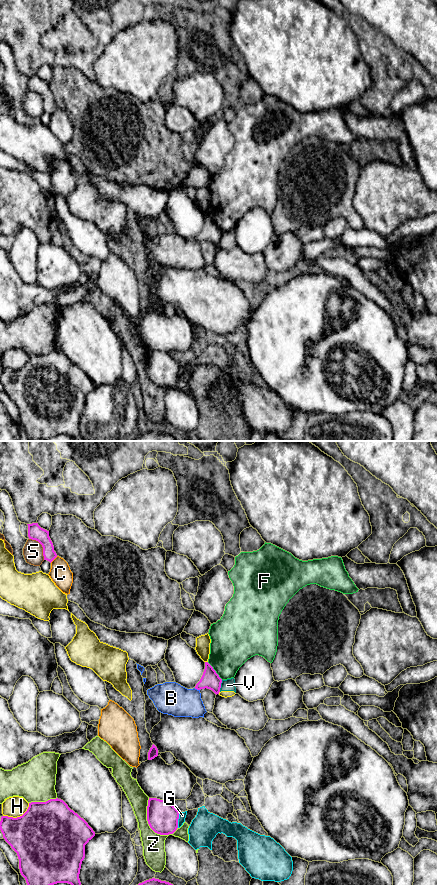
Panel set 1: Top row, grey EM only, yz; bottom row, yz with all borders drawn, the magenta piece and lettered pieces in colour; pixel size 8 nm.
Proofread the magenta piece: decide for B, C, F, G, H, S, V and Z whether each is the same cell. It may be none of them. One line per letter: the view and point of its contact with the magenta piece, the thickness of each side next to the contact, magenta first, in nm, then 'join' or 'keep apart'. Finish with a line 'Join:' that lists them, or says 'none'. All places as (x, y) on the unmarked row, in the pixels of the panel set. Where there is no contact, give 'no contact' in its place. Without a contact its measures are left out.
B: meets magenta in yz at (197, 241); 150 nm thick on the magenta side, 260 nm on the other; keep apart
C: meets magenta in yz at (53, 111); 120 nm thick on the magenta side, 170 nm on the other; keep apart
F: meets magenta in yz at (215, 223); 150 nm thick on the magenta side, 340 nm on the other; keep apart
G: meets magenta in yz at (178, 370); 240 nm thick on the magenta side, 60 nm on the other; keep apart
H: meets magenta in yz at (18, 369); 480 nm thick on the magenta side, 170 nm on the other; keep apart
S: meets magenta in yz at (42, 98); 120 nm thick on the magenta side, 160 nm on the other; keep apart
V: meets magenta in yz at (220, 238); 150 nm thick on the magenta side, 100 nm on the other; keep apart
Z: meets magenta in yz at (148, 375); 240 nm thick on the magenta side, 180 nm on the other; keep apart
Join: none

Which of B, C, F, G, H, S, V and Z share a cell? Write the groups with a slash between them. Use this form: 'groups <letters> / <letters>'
groups B / C / F / G / H V / S / Z

